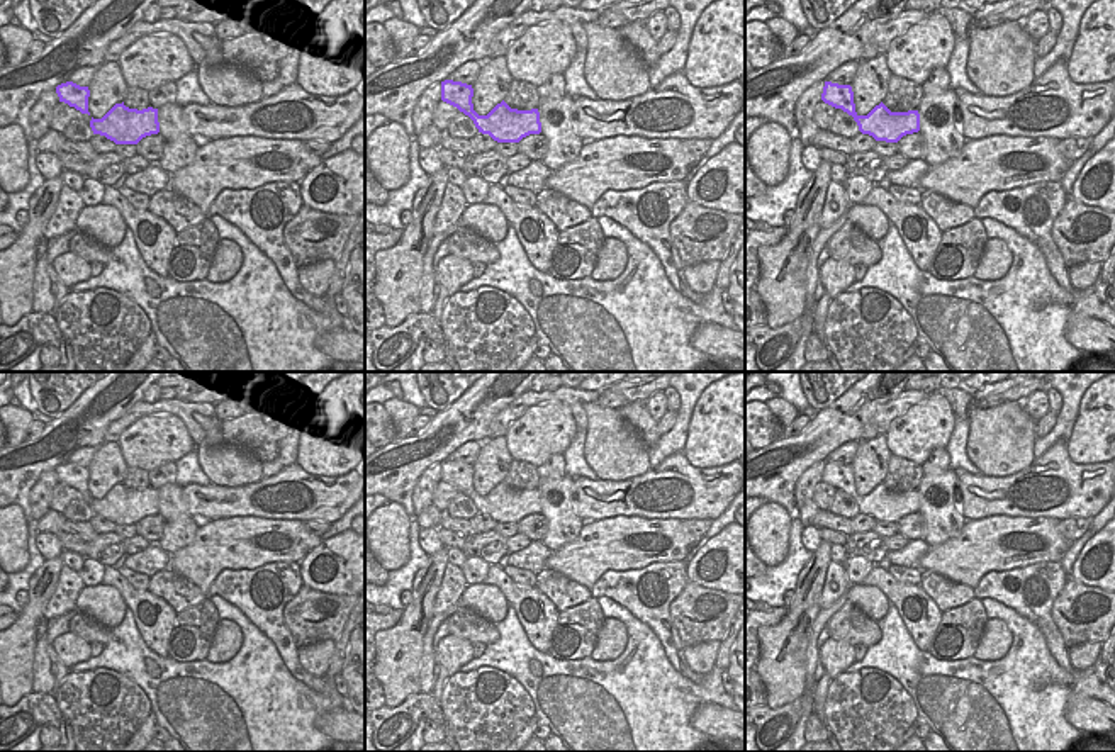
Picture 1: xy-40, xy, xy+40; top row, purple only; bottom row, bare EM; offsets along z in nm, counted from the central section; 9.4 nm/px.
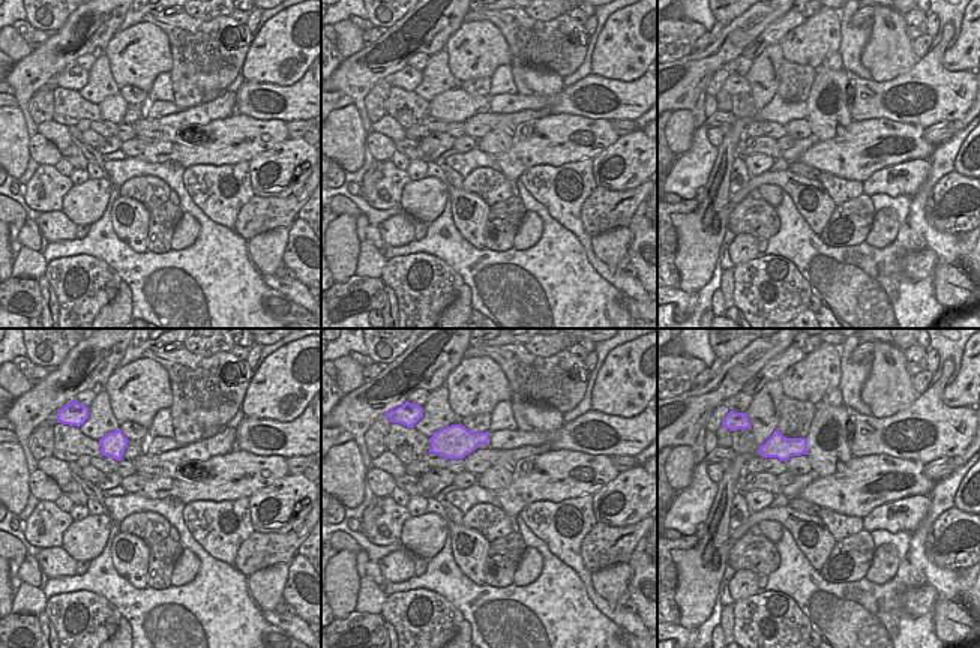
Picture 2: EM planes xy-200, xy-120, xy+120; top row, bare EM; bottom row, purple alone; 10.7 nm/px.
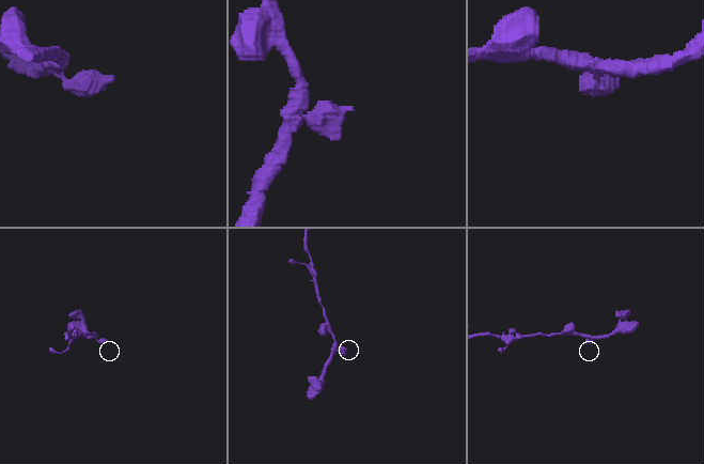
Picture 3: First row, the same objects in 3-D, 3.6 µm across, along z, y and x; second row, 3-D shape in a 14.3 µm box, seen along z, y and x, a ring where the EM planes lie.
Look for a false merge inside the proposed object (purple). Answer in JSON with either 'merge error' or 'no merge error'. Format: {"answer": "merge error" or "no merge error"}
{"answer": "no merge error"}

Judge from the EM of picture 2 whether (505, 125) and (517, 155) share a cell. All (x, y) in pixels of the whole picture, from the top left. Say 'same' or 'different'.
different

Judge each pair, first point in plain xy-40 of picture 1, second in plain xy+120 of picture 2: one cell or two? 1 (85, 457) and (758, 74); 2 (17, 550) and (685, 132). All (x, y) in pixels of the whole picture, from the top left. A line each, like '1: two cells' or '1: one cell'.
1: two cells
2: one cell

